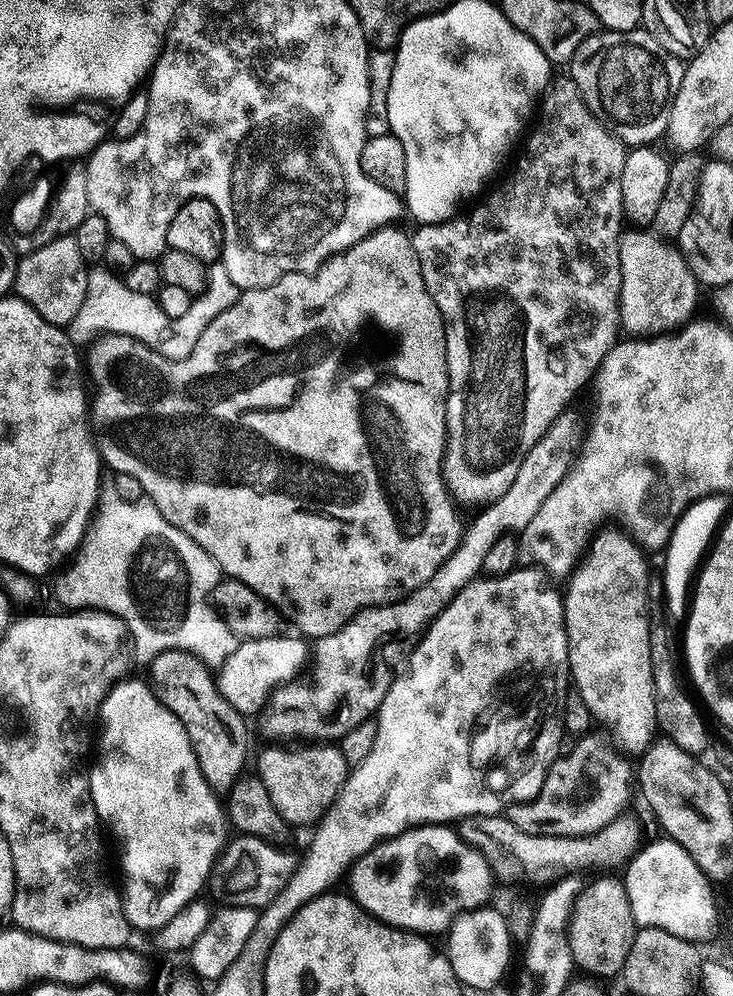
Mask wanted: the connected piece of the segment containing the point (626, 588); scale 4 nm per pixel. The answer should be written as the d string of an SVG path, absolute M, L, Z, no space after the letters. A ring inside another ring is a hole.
M608 527L589 539L582 559L567 577L568 589L562 592L568 671L593 721L609 728L620 751L643 754L658 732L650 662L649 557L627 531Z

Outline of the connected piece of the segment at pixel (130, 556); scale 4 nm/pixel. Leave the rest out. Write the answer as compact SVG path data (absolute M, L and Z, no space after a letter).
M112 492L103 493L98 513L84 541L67 567L59 573L56 600L64 610L95 610L118 617L124 623L131 647L132 644L136 647L137 658L143 662L150 662L159 652L166 650L186 650L193 652L209 668L218 670L238 643L237 636L227 628L212 601L216 585L222 579L220 567L206 550L202 550L202 546L193 544L185 532L170 526L151 500L139 499L123 500Z

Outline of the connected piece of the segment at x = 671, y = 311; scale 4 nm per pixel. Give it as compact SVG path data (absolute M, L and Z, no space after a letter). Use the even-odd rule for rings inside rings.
M636 226L620 238L620 327L636 338L665 335L693 319L696 299L702 293L679 247L656 232Z

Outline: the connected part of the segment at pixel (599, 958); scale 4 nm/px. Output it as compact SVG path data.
M619 875L598 877L581 891L572 909L568 941L573 965L592 978L619 977L626 966L626 954L630 954L630 946L634 946L637 927L623 879Z

